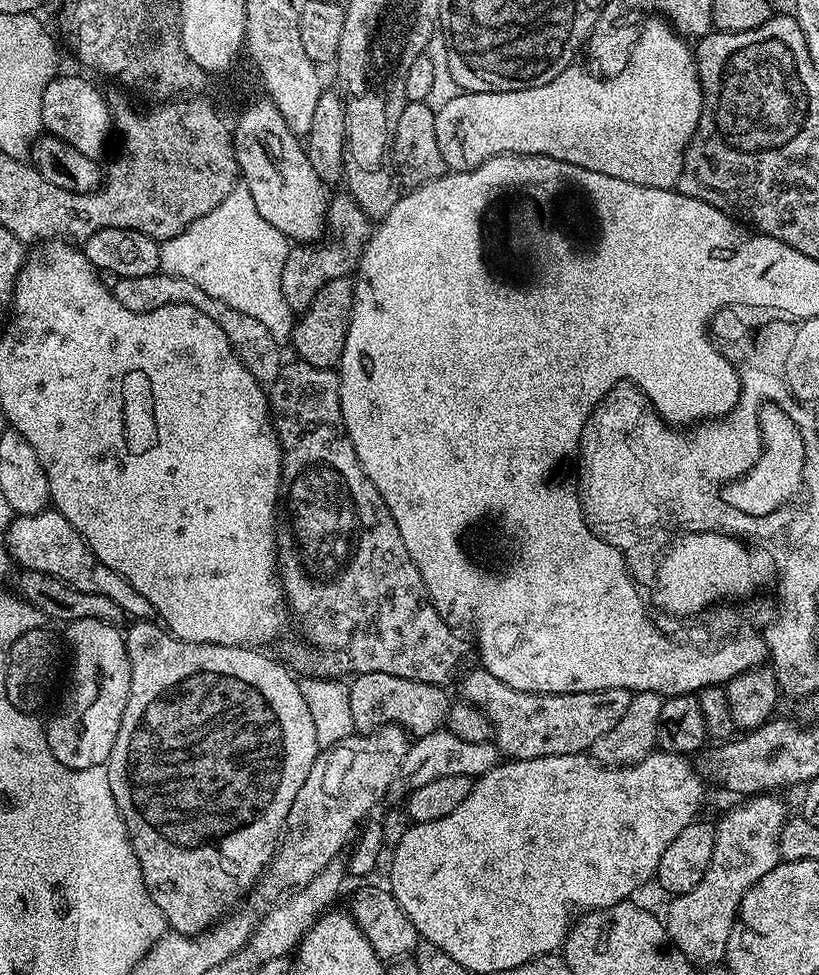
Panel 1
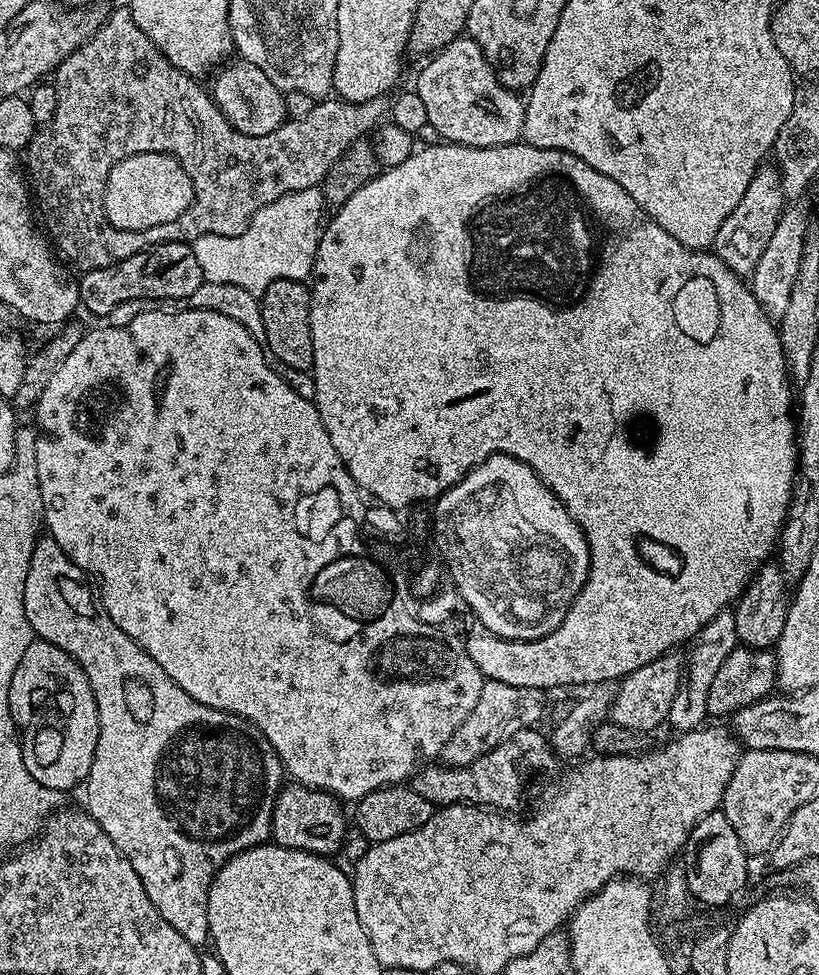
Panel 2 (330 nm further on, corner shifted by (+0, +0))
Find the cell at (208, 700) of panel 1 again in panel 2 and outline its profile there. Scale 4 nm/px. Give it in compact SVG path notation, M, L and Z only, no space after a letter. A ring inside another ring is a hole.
M50 538L37 539L36 548L32 551L32 557L30 558L30 570L26 574L26 586L24 587L24 609L26 610L26 618L30 622L33 633L39 639L50 642L54 646L61 648L66 654L70 654L80 664L80 668L86 674L86 678L90 682L90 690L94 694L96 699L96 705L98 706L98 722L100 723L100 733L98 734L98 746L94 750L94 762L90 766L88 771L88 778L86 781L86 789L88 788L88 805L86 805L86 811L89 816L93 816L102 826L102 830L106 830L106 834L110 834L110 842L114 842L114 846L118 846L118 850L126 857L130 862L130 866L134 866L134 874L138 874L138 878L142 878L142 886L146 890L146 894L150 898L150 902L154 902L154 910L158 910L158 914L162 914L162 918L166 918L166 922L170 922L170 926L174 926L174 930L178 930L178 934L182 934L182 938L191 940L193 942L200 942L200 939L205 939L206 936L206 894L210 890L214 878L218 874L220 868L230 858L234 858L238 853L246 851L247 848L254 848L257 844L265 843L271 837L272 834L272 811L274 810L274 802L278 798L280 789L286 780L286 773L284 771L284 763L278 758L278 754L270 746L270 742L265 736L261 736L255 728L249 726L241 717L234 716L230 712L224 712L221 708L211 708L206 706L202 702L198 702L194 698L190 698L190 694L186 694L186 690L182 690L182 686L178 686L174 682L174 678L170 678L170 674L166 674L166 670L162 670L162 666L158 666L158 662L154 662L154 658L150 658L150 654L146 654L141 650L133 640L125 634L124 629L119 628L116 623L112 621L108 615L102 615L101 609L98 607L98 600L95 595L92 596L88 592L83 592L84 584L83 580L86 579L86 573L83 568L69 560L67 554L63 552Z

